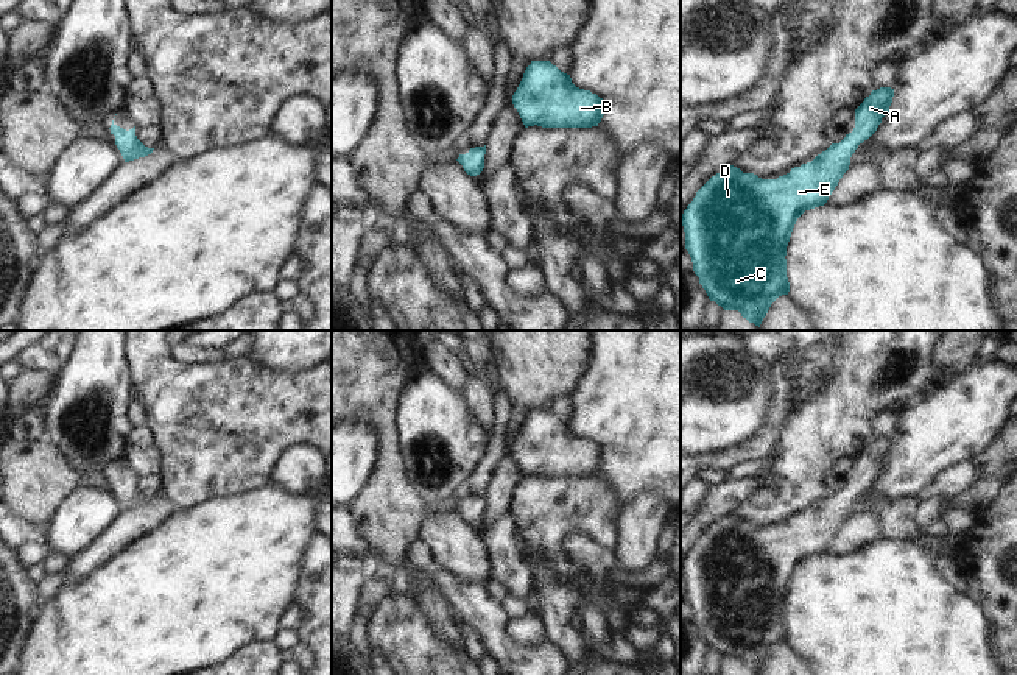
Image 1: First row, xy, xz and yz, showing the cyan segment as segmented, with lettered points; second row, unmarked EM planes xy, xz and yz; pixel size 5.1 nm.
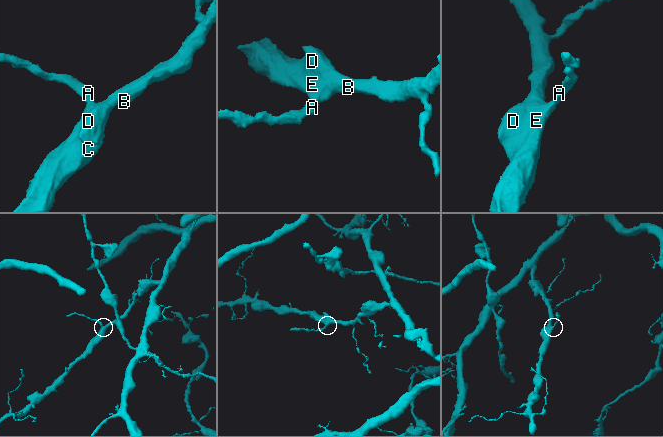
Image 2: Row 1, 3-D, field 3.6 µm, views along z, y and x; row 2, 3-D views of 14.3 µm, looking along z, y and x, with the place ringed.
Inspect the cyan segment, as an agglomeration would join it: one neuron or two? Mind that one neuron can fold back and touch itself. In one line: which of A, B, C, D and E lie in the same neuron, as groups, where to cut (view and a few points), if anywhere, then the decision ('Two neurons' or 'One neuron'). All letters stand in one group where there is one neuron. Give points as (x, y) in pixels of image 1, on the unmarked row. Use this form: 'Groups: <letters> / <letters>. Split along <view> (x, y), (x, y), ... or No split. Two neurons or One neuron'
Groups: A B C D E. No split. One neuron.

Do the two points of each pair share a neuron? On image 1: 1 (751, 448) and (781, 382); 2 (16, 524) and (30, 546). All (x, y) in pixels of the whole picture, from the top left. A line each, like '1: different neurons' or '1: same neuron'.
1: same neuron
2: same neuron

